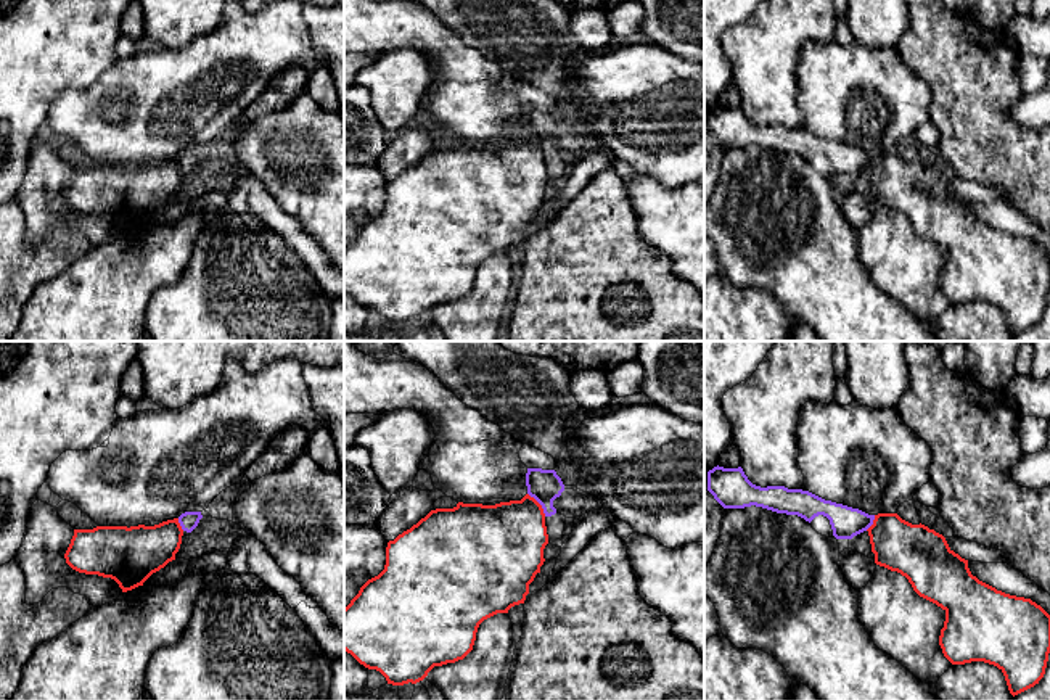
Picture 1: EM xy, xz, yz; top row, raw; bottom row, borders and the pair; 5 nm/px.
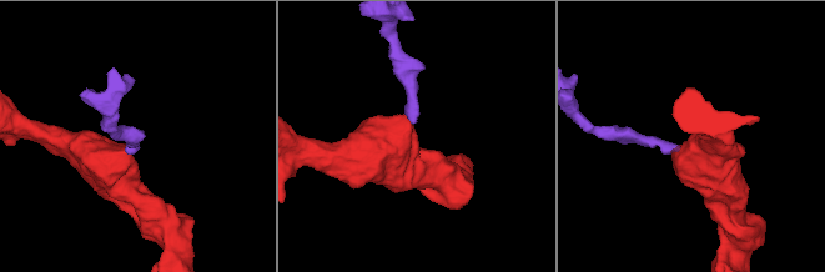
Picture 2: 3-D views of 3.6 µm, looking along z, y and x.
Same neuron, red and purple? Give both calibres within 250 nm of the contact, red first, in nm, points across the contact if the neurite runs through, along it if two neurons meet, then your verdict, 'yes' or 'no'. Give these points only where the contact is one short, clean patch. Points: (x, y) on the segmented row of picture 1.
380/160 nm | along xz (528, 493), (545, 515) | no

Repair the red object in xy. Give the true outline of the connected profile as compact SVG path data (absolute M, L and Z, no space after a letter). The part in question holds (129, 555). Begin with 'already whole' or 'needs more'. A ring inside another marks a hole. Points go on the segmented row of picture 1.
already whole; M178 518L154 526L74 529L64 558L72 570L111 578L127 592L175 560L182 536Z

